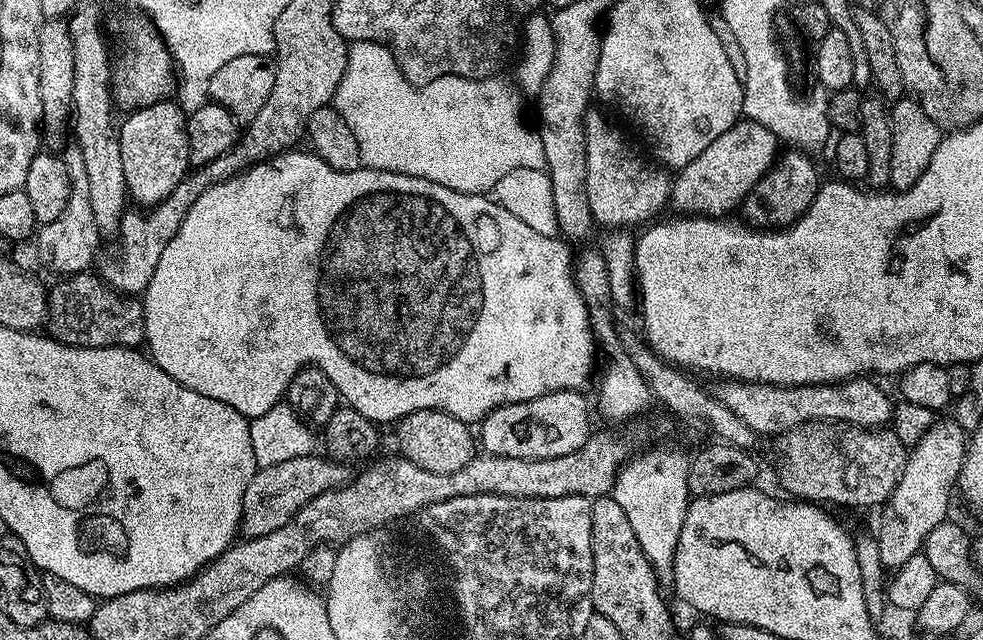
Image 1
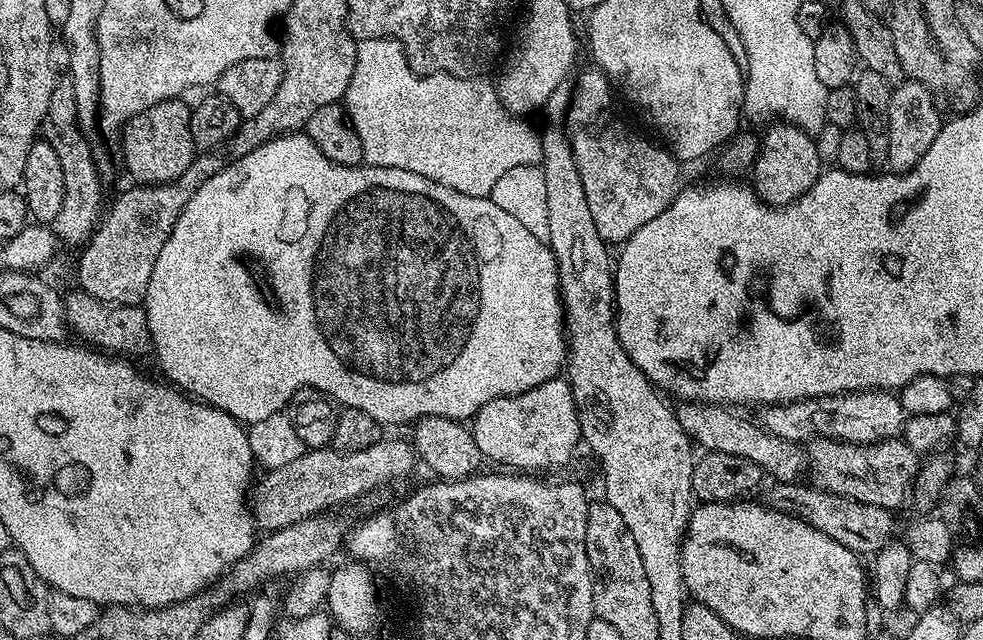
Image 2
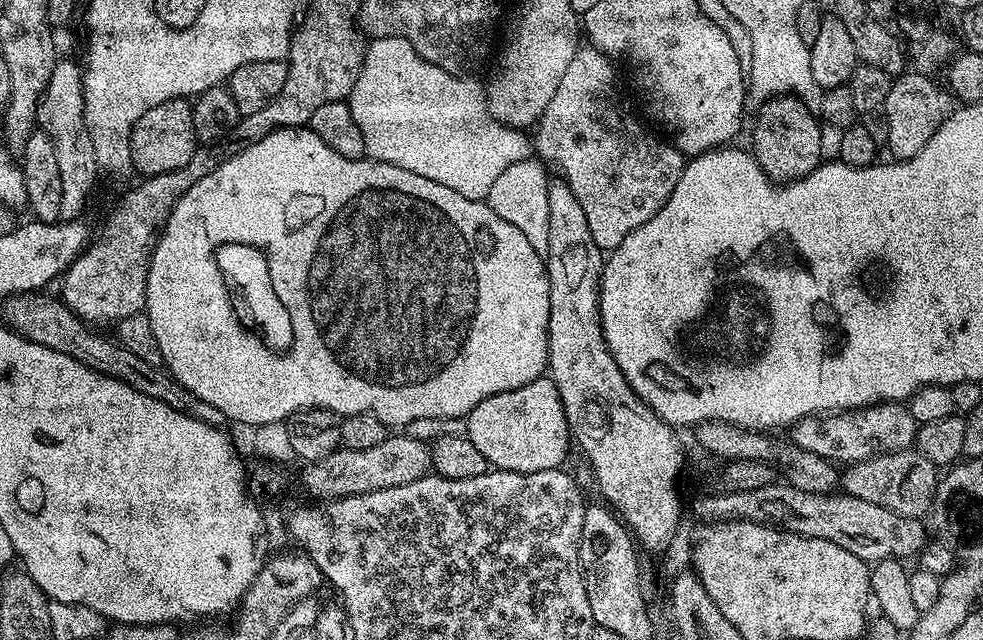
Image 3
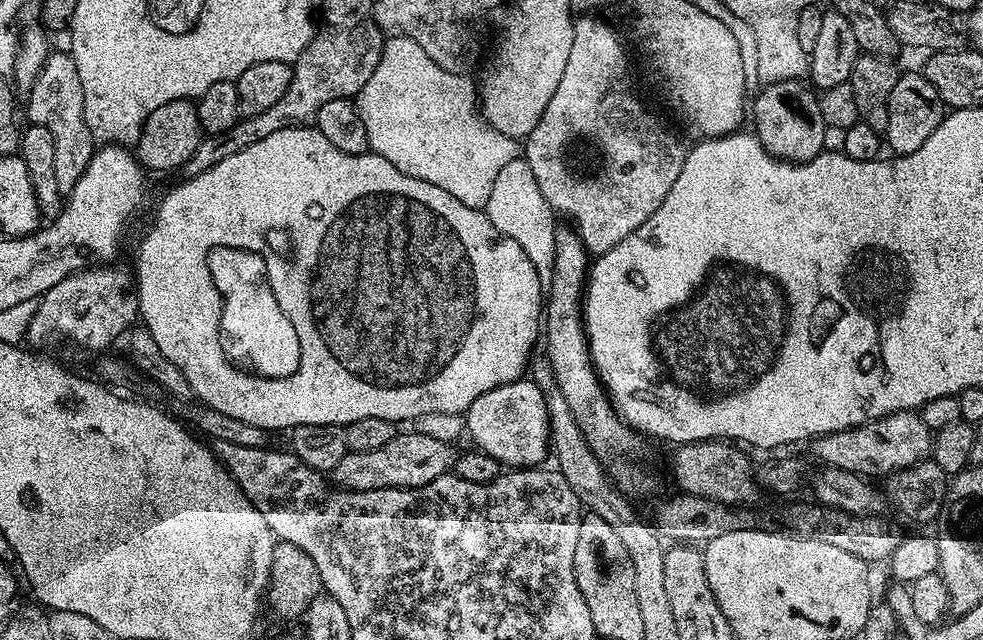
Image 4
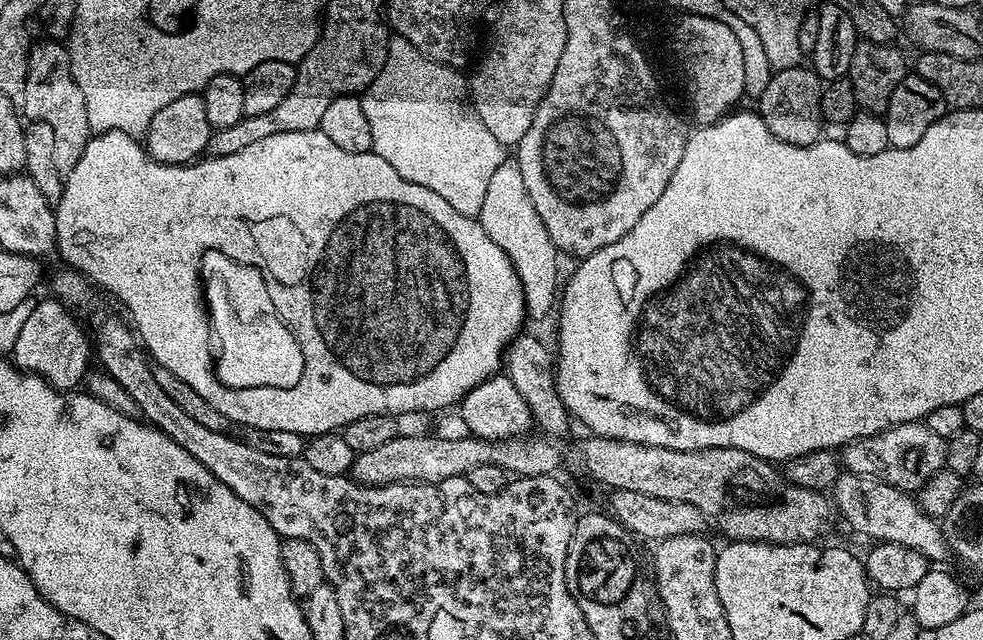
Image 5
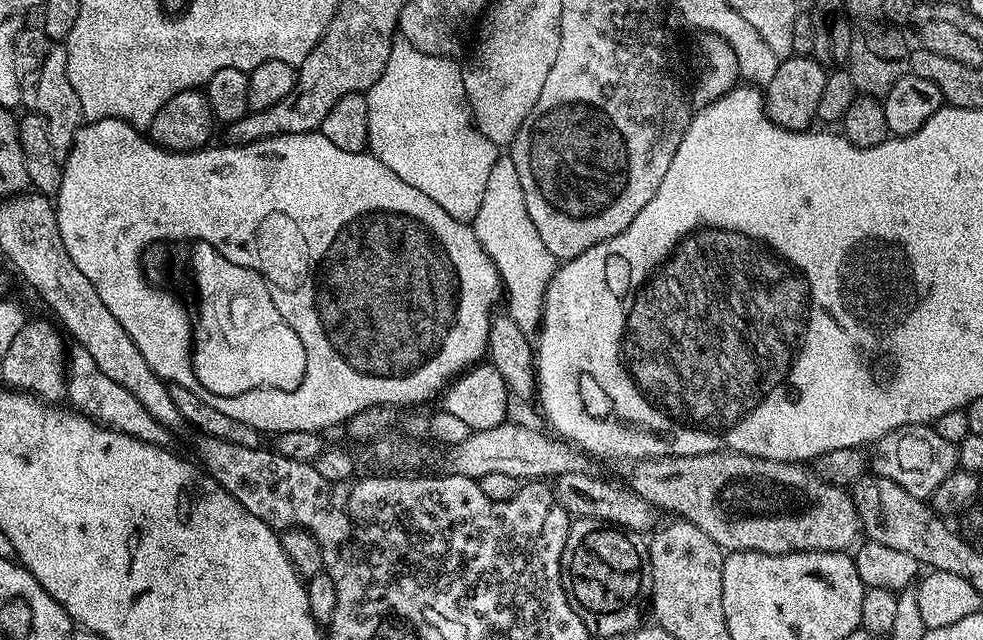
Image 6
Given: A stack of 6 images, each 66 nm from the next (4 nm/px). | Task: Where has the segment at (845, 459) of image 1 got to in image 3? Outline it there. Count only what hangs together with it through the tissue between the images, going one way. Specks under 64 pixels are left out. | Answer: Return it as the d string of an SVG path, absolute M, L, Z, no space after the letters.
M911 448L884 453L863 460L862 463L849 465L841 475L840 484L849 496L885 506L888 510L902 514L903 517L923 519L925 513L935 505L938 480L937 465Z

